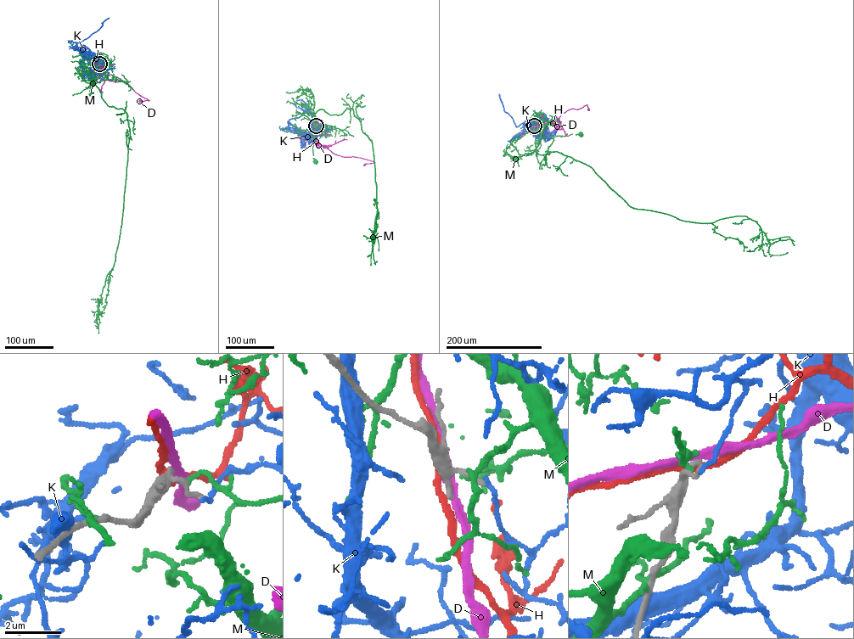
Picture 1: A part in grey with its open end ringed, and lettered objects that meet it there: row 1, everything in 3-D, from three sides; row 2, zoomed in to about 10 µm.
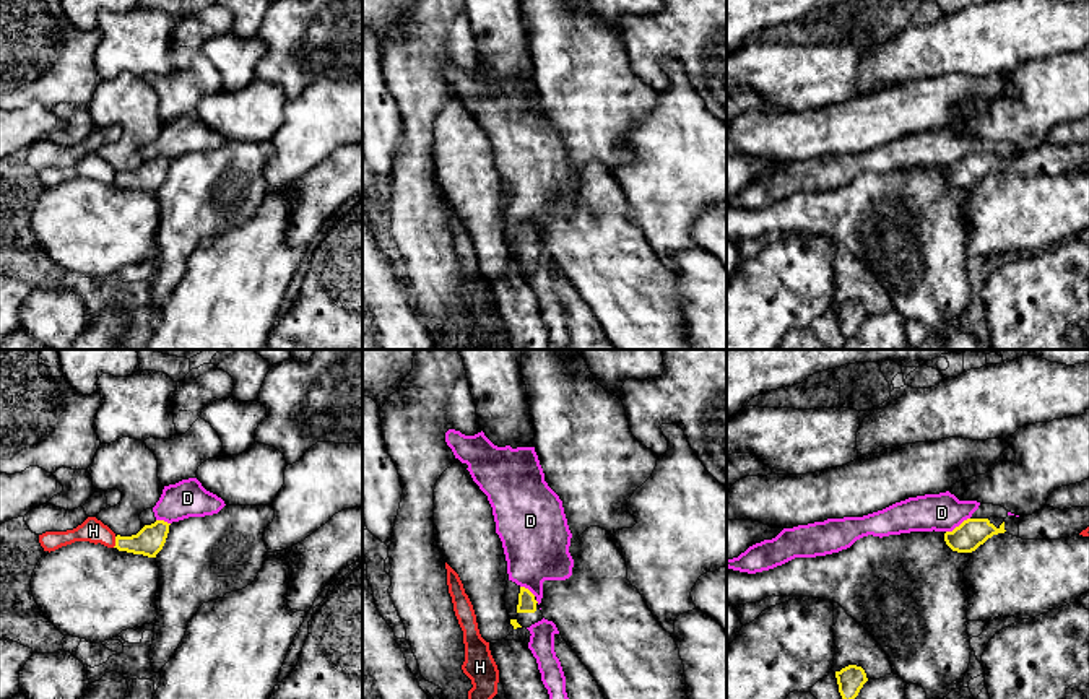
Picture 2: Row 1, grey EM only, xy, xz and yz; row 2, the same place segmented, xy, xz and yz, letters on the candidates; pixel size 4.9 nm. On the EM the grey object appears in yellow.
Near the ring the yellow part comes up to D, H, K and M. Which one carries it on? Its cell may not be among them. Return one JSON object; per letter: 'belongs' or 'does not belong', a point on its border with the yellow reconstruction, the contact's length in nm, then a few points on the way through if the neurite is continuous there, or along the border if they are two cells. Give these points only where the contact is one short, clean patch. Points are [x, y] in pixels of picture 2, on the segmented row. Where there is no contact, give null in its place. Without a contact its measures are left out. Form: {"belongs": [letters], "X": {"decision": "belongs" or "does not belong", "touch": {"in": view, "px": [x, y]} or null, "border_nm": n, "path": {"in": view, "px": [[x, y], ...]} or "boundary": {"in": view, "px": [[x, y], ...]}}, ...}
{"belongs": [], "D": {"decision": "does not belong", "touch": {"in": "yz", "px": [959, 525]}, "border_nm": 140, "boundary": {"in": "yz", "px": [[969, 517], [946, 532]]}}, "H": {"decision": "does not belong", "touch": {"in": "xy", "px": [116, 542]}, "border_nm": 60, "boundary": {"in": "xy", "px": [[116, 537], [112, 547]]}}, "K": {"decision": "does not belong", "touch": null}, "M": {"decision": "does not belong", "touch": null}}

